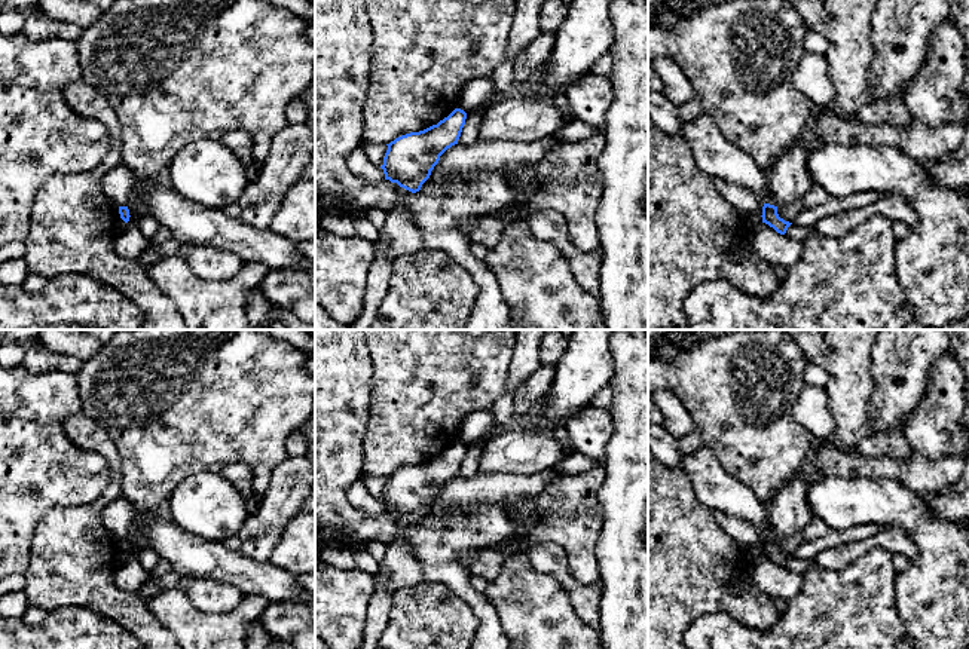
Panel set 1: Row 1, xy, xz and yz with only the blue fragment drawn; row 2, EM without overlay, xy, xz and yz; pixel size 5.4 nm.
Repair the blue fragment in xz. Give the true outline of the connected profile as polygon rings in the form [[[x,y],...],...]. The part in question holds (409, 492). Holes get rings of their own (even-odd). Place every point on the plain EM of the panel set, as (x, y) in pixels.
[[[455,441],[447,450],[419,465],[410,465],[391,474],[380,499],[385,512],[416,526],[430,511],[440,489],[458,477],[467,446]]]

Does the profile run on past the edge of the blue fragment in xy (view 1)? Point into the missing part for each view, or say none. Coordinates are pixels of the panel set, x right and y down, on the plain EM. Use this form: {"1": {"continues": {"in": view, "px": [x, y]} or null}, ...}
{"1": {"continues": null}}

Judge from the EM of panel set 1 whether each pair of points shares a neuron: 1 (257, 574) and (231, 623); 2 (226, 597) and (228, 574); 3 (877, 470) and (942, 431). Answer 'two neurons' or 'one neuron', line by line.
1: two neurons
2: two neurons
3: two neurons

